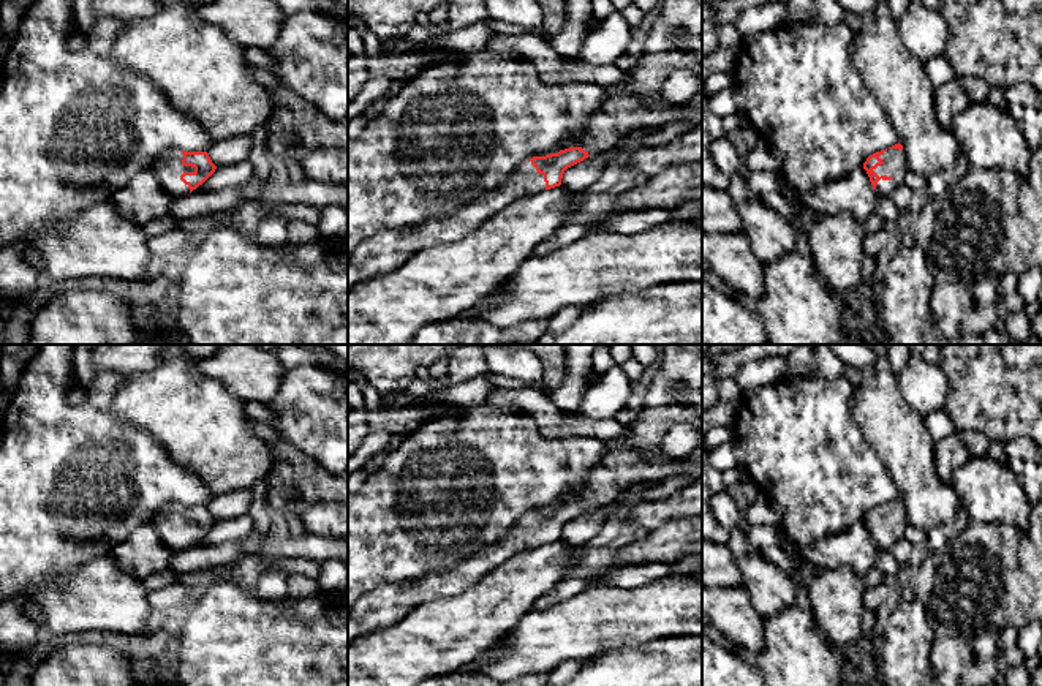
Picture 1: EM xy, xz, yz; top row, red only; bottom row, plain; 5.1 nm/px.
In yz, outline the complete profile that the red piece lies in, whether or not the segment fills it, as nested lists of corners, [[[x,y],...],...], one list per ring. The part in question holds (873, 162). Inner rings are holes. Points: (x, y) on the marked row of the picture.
[[[898,142],[885,150],[876,152],[863,163],[873,188],[882,194],[890,196],[909,172],[903,145]]]

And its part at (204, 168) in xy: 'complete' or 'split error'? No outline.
split error

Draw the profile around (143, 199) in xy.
[[[152,169],[136,174],[109,198],[122,217],[141,226],[168,217],[174,199],[163,190]]]

